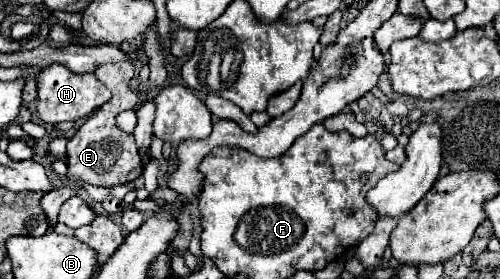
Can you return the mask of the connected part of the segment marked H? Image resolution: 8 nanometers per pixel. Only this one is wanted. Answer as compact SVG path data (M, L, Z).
M50 64L36 76L38 84L38 118L44 124L60 124L66 120L88 118L96 108L110 100L110 90L94 74L74 74L62 64Z

